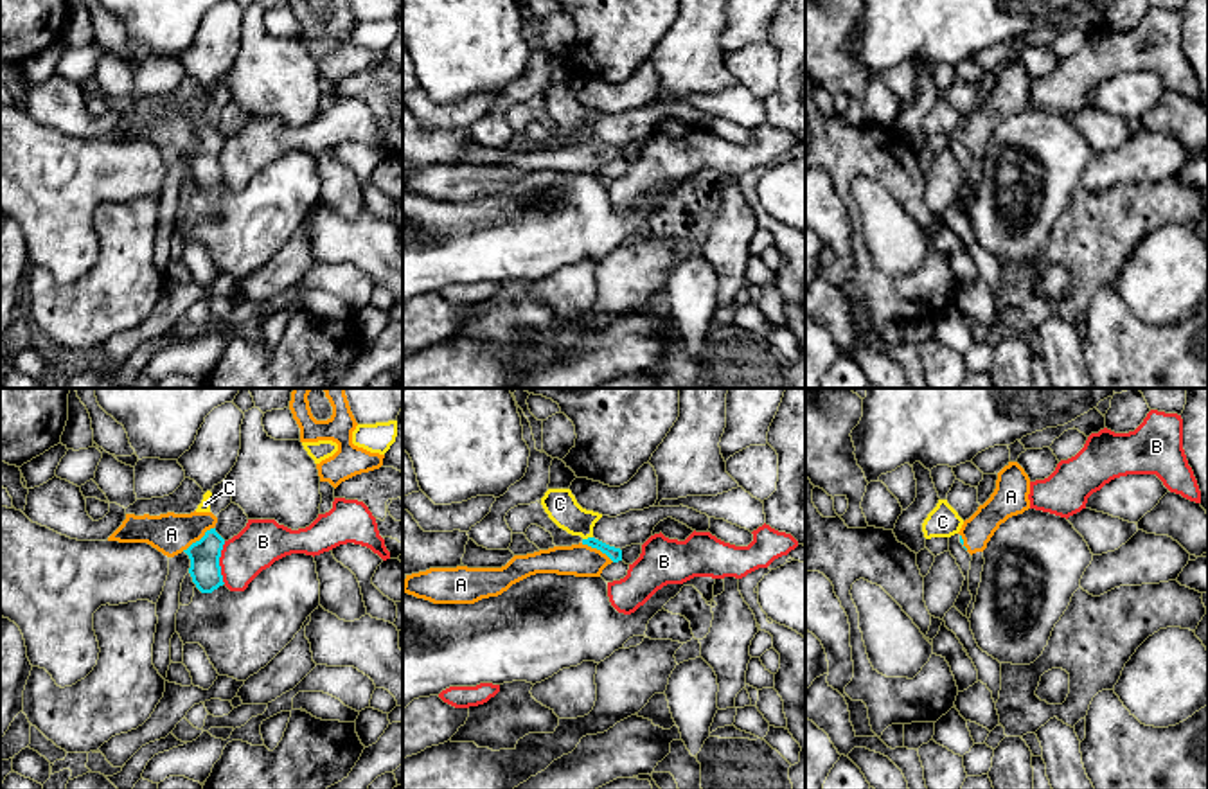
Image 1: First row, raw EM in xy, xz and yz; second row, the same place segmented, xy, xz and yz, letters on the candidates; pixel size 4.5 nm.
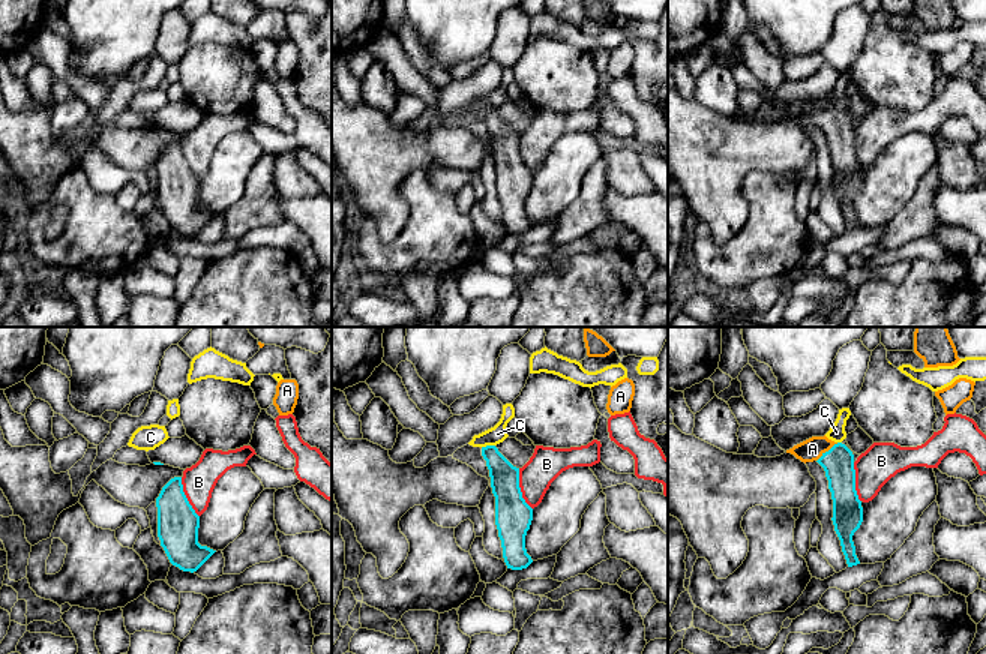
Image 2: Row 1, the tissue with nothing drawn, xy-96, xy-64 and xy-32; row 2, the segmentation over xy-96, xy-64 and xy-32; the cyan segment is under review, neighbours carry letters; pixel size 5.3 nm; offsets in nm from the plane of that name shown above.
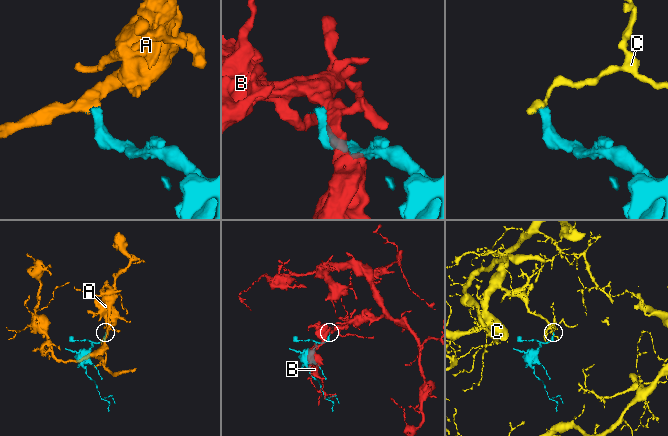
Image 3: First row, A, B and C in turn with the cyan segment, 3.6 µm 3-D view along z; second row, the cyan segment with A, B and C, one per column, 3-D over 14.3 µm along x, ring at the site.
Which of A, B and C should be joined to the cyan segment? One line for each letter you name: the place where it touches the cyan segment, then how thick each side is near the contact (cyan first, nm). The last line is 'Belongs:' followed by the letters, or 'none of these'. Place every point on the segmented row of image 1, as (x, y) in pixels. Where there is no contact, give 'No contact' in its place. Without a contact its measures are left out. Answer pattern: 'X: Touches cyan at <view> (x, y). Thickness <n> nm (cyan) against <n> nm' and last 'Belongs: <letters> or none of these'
A: Touches cyan at xy (196, 541). Thickness 140 nm (cyan) against 180 nm
Belongs: A

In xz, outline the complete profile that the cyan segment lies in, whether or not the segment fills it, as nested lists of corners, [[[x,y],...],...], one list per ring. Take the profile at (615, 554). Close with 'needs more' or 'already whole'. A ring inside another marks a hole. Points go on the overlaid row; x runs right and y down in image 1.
[[[588,537],[572,546],[514,555],[502,568],[430,568],[406,575],[403,591],[433,604],[475,604],[498,597],[512,584],[536,573],[600,577],[608,564],[618,561],[622,561],[620,548]]]; needs more

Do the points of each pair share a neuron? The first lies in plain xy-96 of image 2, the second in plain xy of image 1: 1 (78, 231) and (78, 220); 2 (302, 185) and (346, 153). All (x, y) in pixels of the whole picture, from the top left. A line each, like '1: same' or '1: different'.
1: different
2: different

